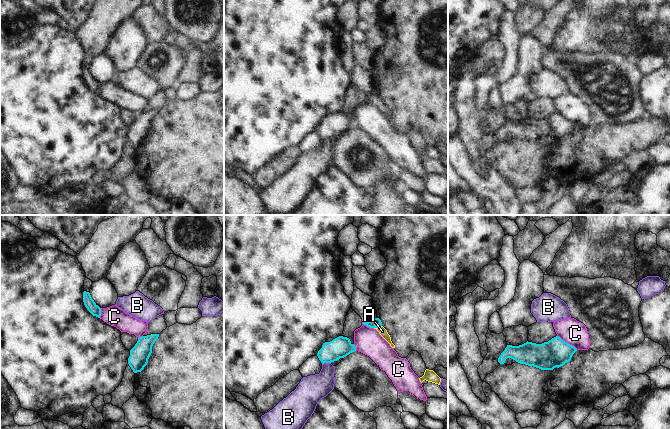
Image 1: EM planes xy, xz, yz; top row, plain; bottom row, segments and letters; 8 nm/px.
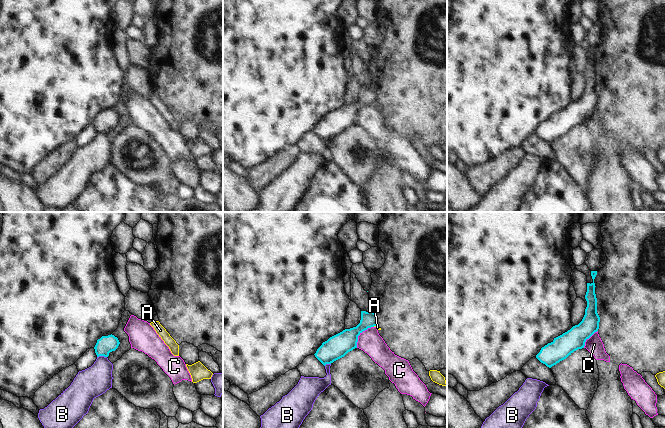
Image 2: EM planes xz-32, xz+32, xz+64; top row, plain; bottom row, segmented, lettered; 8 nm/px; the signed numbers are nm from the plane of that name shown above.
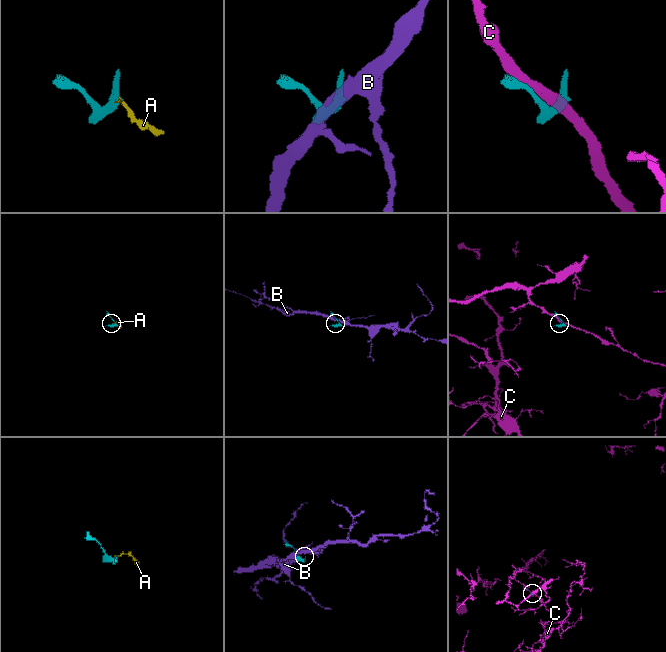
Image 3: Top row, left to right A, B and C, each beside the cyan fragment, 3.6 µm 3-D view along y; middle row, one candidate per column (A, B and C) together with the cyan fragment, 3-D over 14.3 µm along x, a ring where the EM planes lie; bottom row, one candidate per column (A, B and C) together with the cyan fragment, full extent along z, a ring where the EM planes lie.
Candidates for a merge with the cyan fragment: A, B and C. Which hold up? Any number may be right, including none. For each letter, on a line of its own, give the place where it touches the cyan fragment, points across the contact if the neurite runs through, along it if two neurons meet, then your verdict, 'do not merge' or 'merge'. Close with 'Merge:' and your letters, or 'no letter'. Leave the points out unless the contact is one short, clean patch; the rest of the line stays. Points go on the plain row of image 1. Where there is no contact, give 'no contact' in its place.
A: xz (377, 103) | across xz (374, 98), (377, 103), (382, 107) | merge
B: xz (326, 138) | along xz (330, 138), (322, 140) | do not merge
C: yz (566, 118) | do not merge
Merge: A

